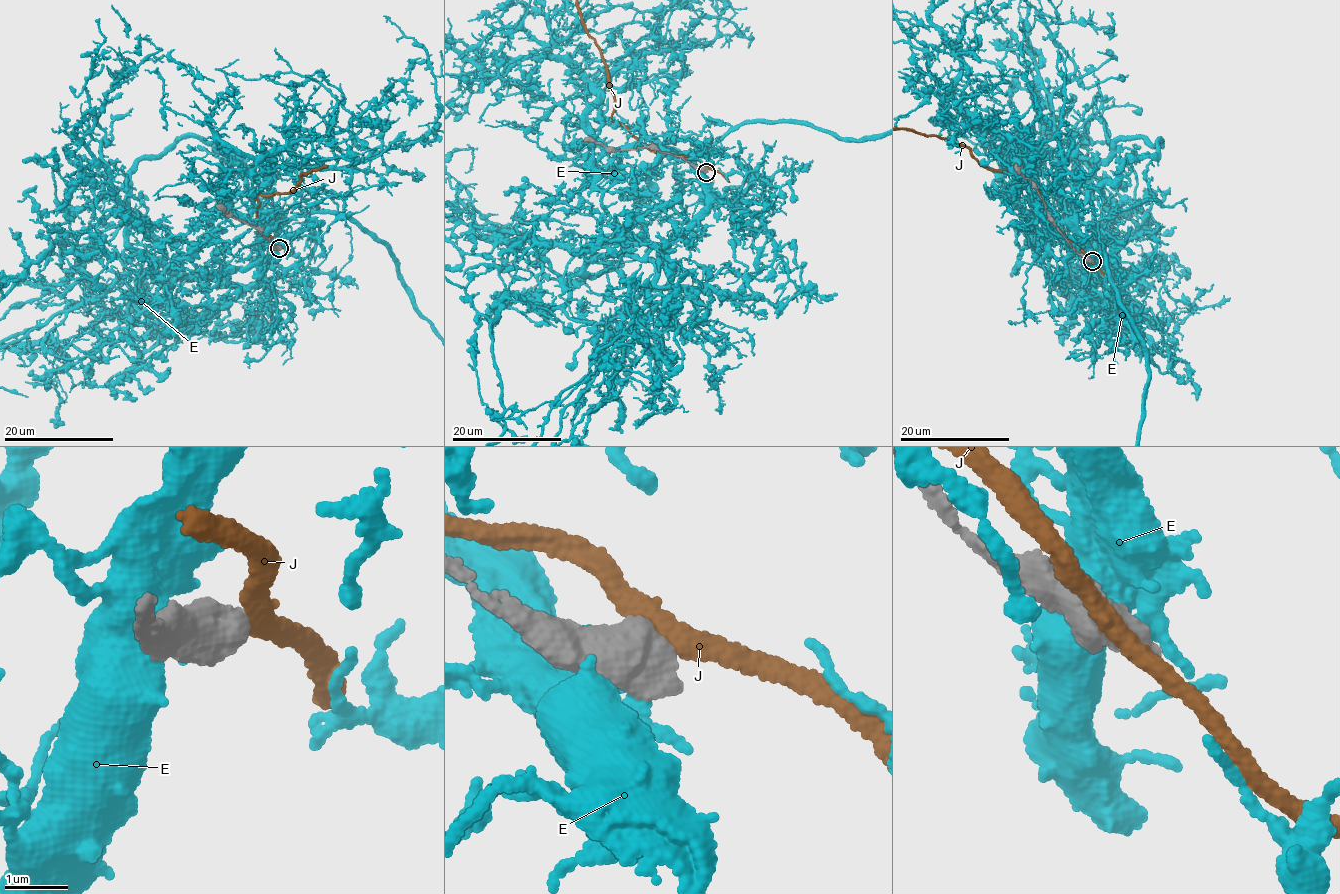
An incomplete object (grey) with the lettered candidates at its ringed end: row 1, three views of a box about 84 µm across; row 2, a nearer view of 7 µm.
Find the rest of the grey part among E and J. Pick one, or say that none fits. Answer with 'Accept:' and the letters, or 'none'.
Accept: none

